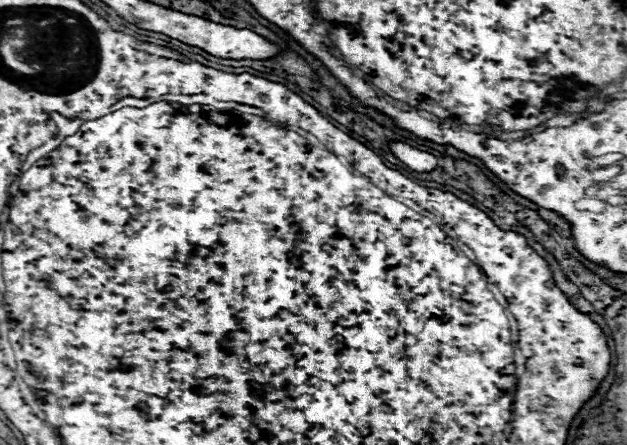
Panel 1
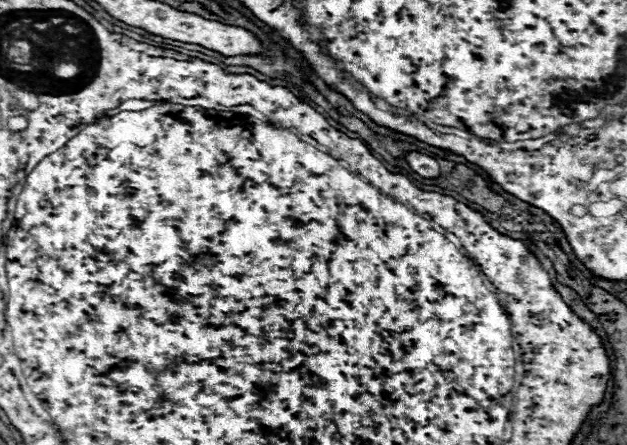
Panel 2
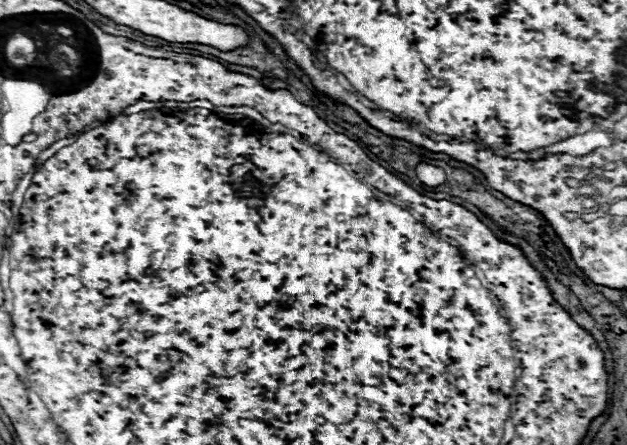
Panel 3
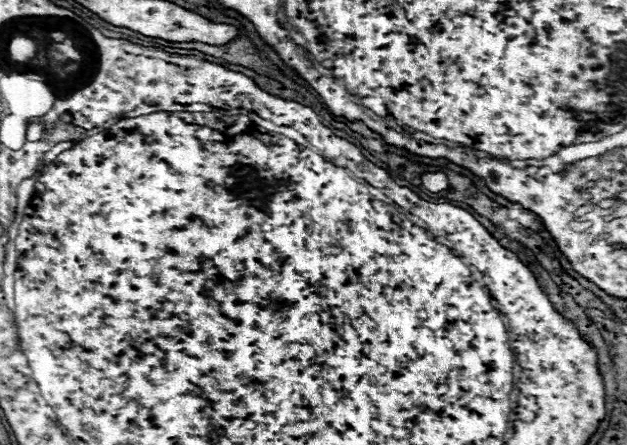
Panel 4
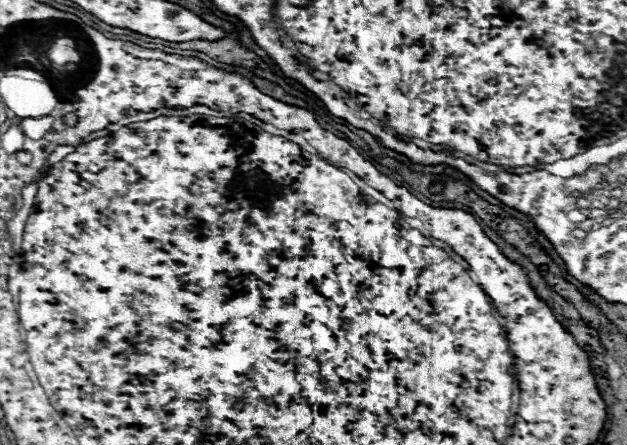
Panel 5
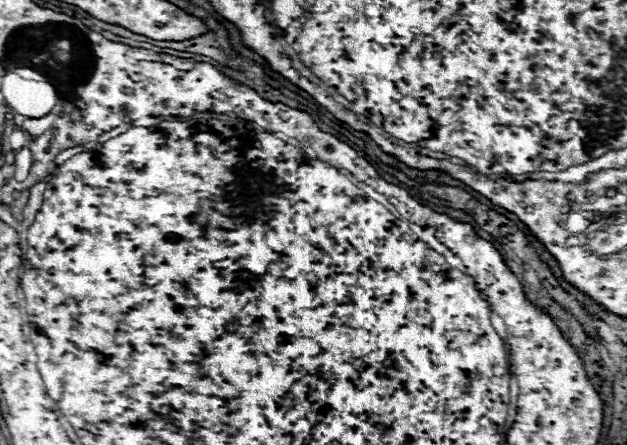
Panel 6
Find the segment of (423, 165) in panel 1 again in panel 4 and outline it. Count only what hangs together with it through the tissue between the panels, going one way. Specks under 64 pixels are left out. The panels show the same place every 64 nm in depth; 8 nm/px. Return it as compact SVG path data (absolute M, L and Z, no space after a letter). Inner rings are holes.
M424 172L422 174L422 184L430 190L430 192L440 192L448 188L448 180L444 172Z

